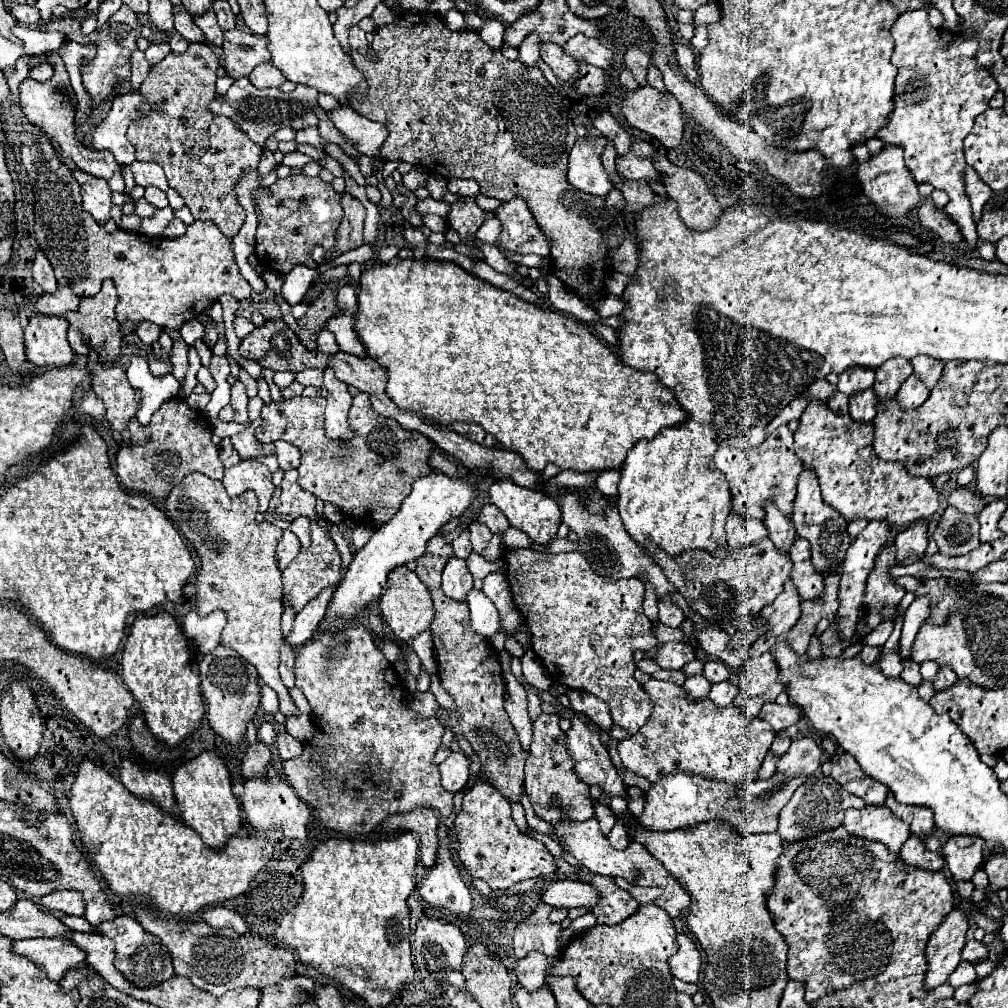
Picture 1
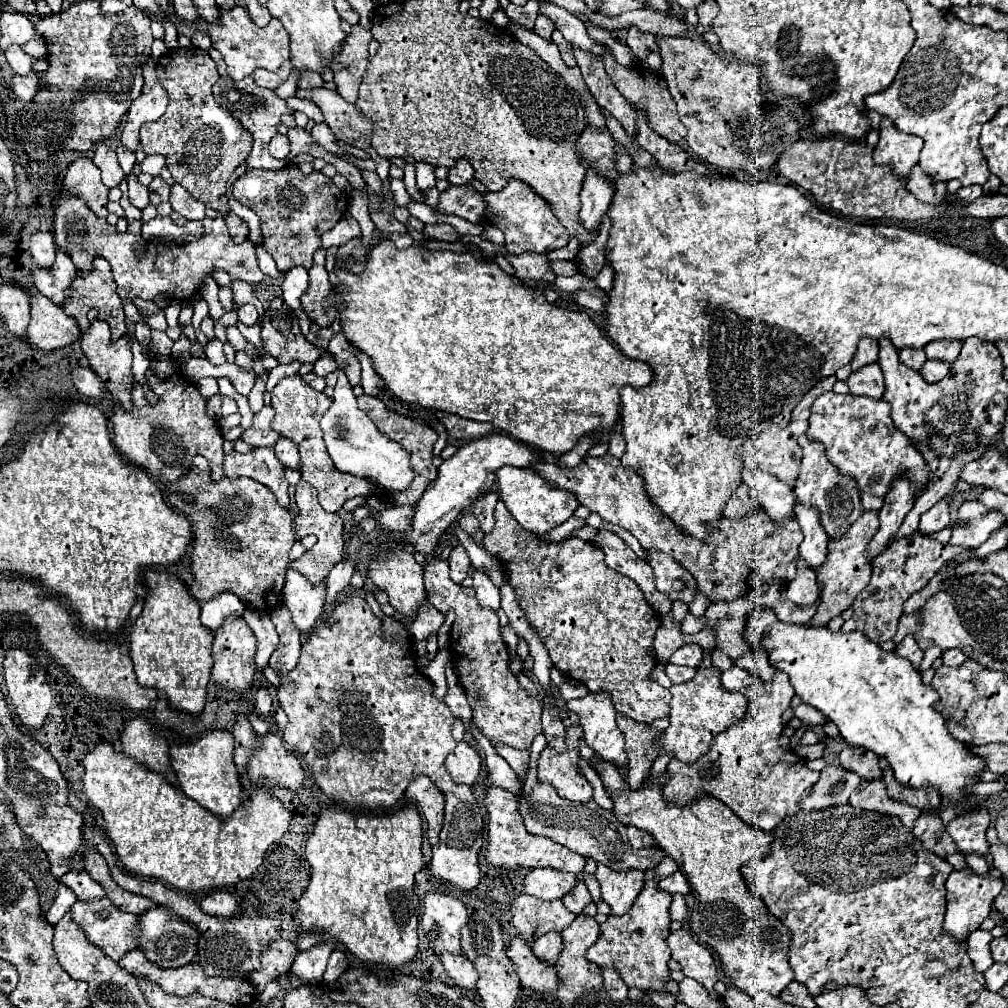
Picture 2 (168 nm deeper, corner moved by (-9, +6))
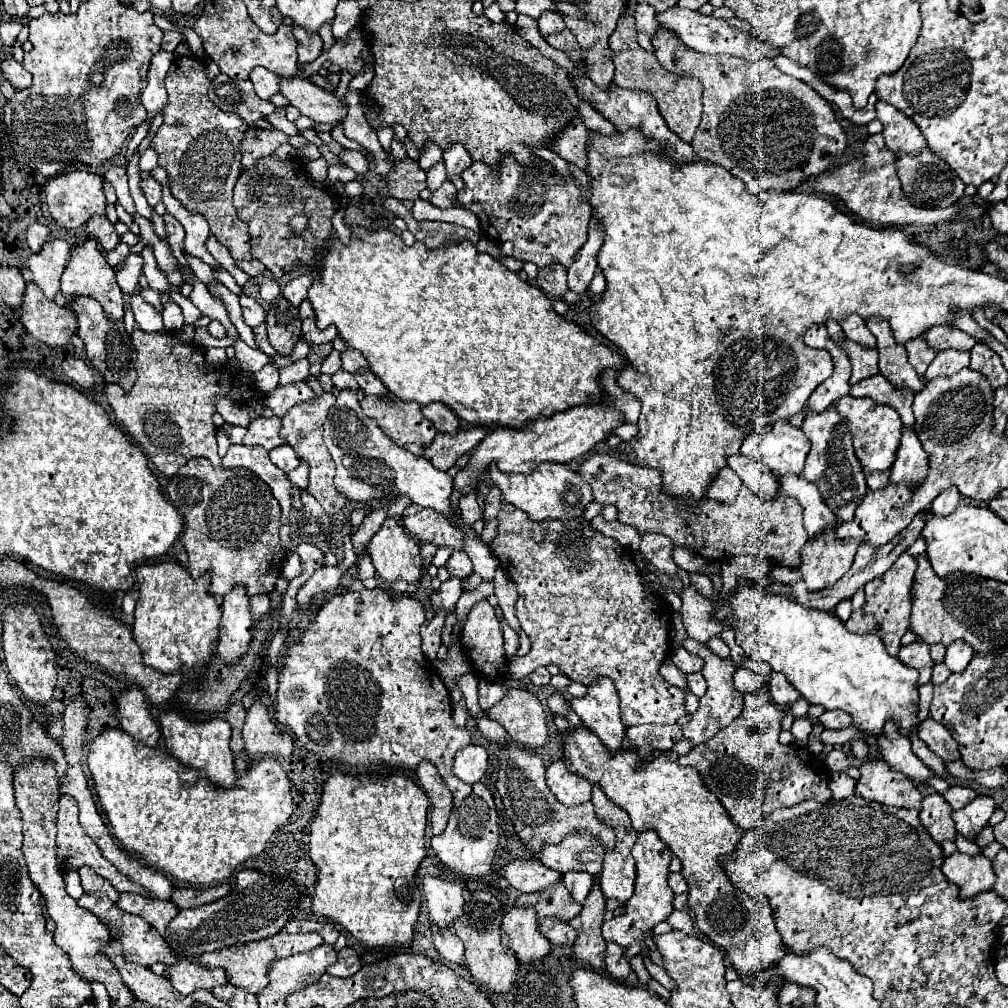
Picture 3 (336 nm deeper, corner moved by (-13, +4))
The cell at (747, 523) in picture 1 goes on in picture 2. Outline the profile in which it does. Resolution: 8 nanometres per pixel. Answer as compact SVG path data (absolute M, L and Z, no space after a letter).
M741 483L737 487L737 491L731 495L729 503L725 505L725 517L729 517L729 519L741 519L747 513L751 513L753 509L755 509L755 503L749 497L749 489L747 489L745 483Z

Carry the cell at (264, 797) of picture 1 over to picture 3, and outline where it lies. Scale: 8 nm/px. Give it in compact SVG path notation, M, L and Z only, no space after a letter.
M255 701L247 709L247 719L243 725L245 751L251 759L261 757L289 757L293 751L293 739L289 733L281 731L271 719L267 707L261 701Z

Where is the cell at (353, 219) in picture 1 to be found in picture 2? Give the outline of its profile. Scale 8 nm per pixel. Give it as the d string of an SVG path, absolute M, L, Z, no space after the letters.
M319 249L313 255L313 267L309 269L309 289L301 297L303 311L311 317L311 321L319 323L321 327L331 325L333 317L337 317L335 307L325 307L325 301L333 297L333 285L329 283L327 269L325 269L327 249Z

